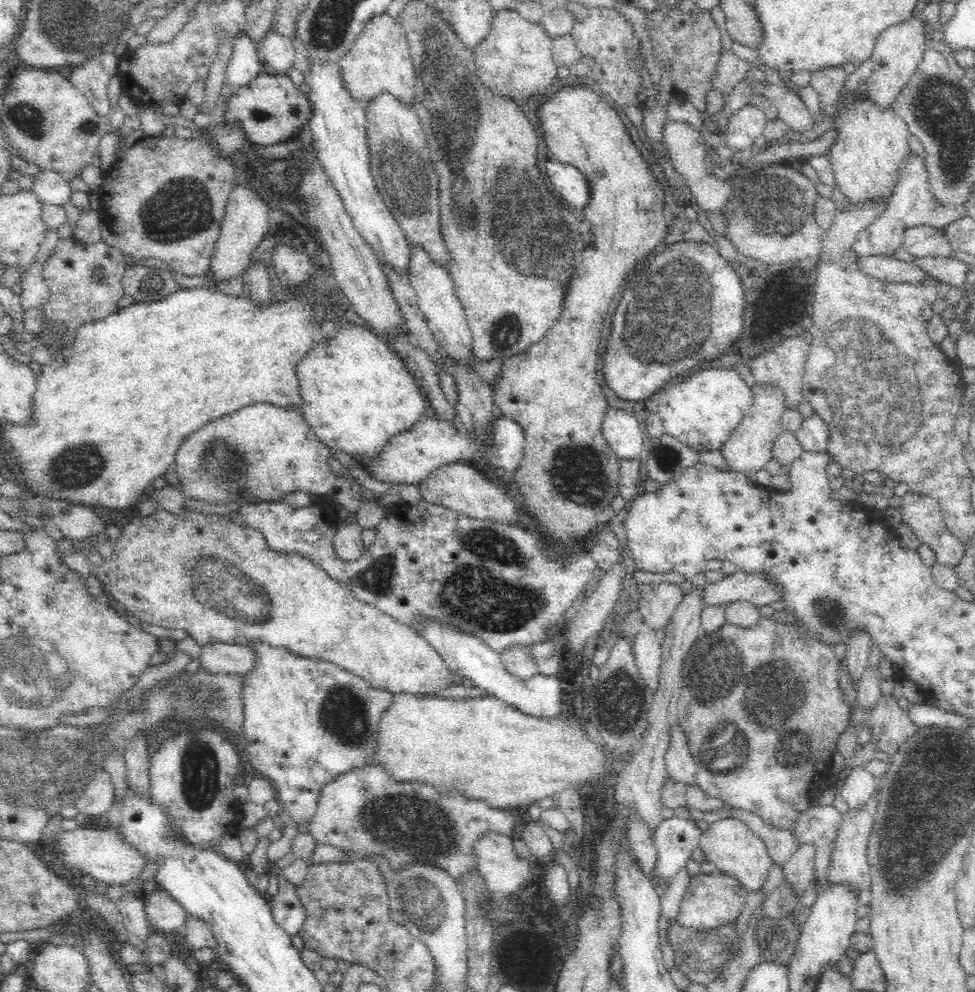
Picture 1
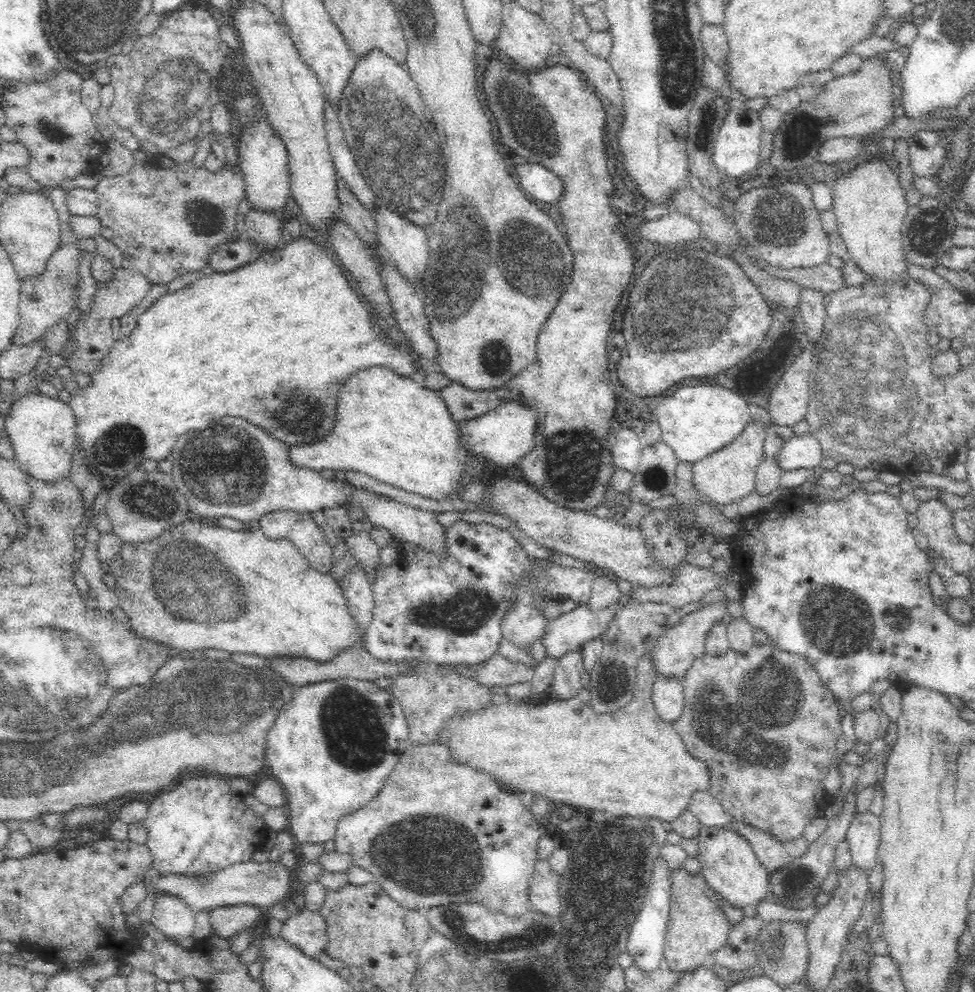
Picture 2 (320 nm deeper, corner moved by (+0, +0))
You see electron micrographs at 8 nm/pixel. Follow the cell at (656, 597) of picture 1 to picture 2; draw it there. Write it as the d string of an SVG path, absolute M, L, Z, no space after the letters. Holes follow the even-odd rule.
M648 648L636 665L634 700L616 714L595 714L578 696L550 700L546 704L532 704L531 700L500 706L490 704L477 710L457 711L443 719L434 743L448 750L449 762L466 764L490 776L509 792L532 792L534 796L548 798L552 807L567 804L572 809L583 807L612 812L614 816L659 816L668 823L682 808L687 808L686 802L698 786L706 787L708 773L707 767L687 752L673 723L662 721L656 713L651 698L653 680L658 673L653 650Z

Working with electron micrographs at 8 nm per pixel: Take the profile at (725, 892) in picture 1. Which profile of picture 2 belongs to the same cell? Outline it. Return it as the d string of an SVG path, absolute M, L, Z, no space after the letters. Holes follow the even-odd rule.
M678 868L673 870L673 891L670 901L669 919L664 934L664 946L662 956L672 970L682 970L689 972L691 967L698 968L709 962L709 955L720 946L726 944L728 932L731 924L728 917L718 905L717 892L708 886L705 876L701 872L699 875L689 875L684 869Z

